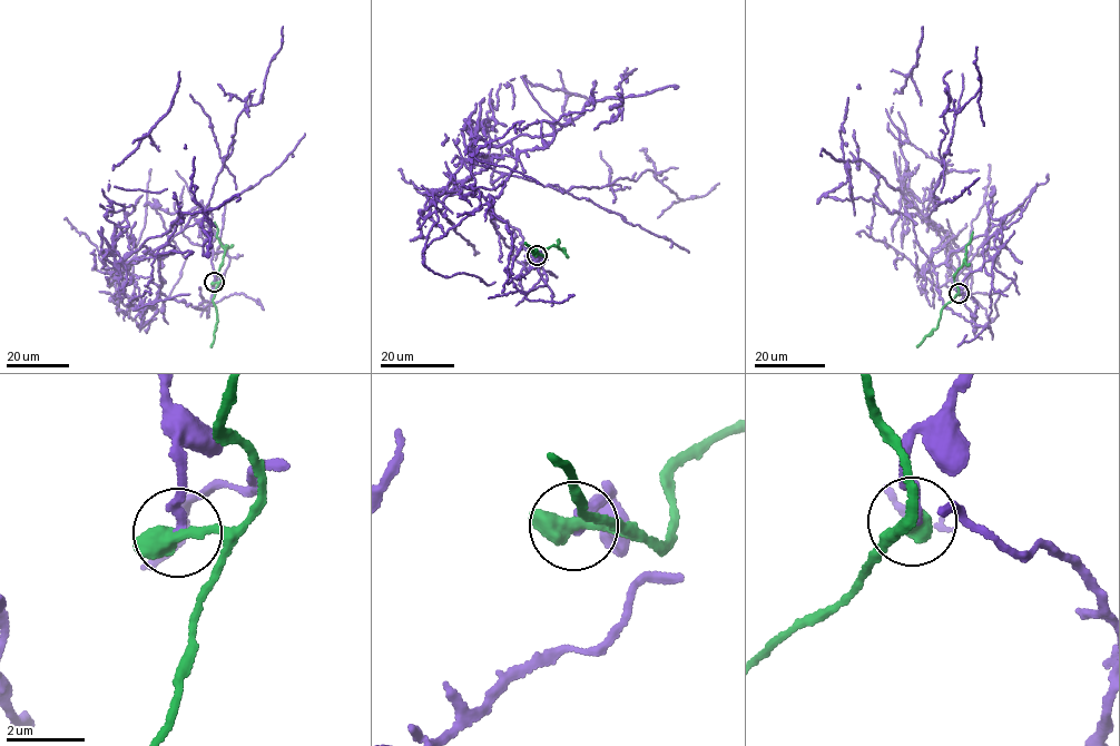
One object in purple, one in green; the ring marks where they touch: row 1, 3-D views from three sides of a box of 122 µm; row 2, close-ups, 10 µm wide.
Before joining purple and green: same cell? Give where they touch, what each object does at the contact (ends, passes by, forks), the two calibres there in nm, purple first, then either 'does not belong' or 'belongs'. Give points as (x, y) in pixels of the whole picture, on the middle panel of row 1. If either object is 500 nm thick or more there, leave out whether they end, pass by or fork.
(537, 255) | 240/550 nm | does not belong

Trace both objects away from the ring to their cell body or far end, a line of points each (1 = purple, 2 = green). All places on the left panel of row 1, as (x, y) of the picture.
1: (215, 282), (200, 206), (155, 208), (170, 238), (160, 290), (155, 255), (123, 265), (206, 206), (283, 27)
2: (215, 282), (220, 280), (218, 274), (225, 251), (215, 222)

